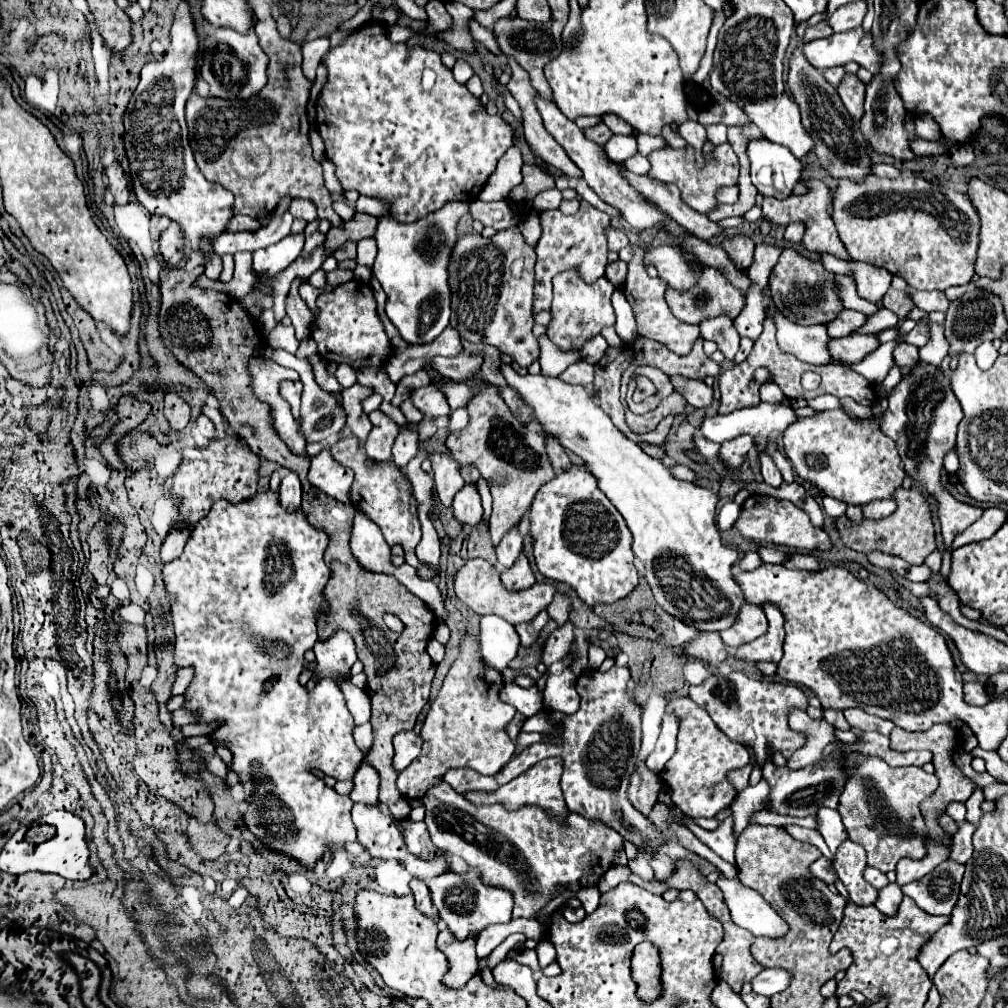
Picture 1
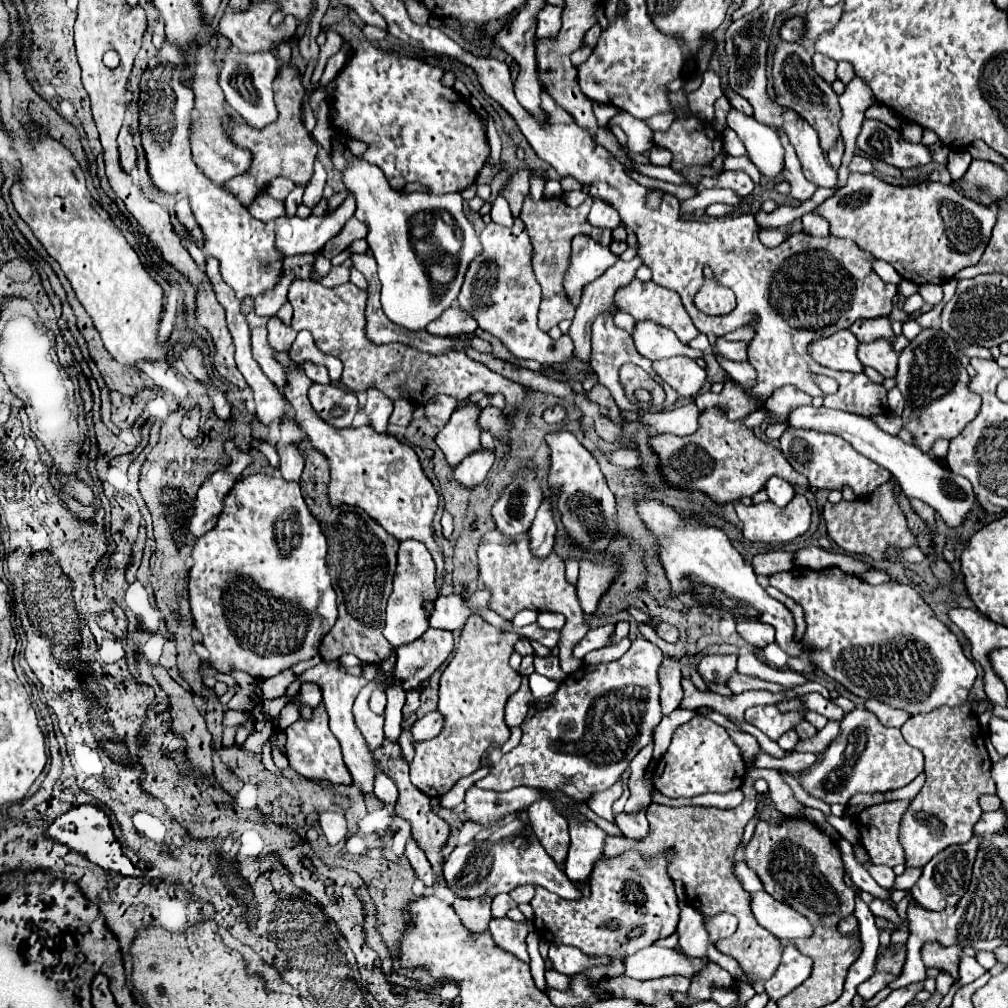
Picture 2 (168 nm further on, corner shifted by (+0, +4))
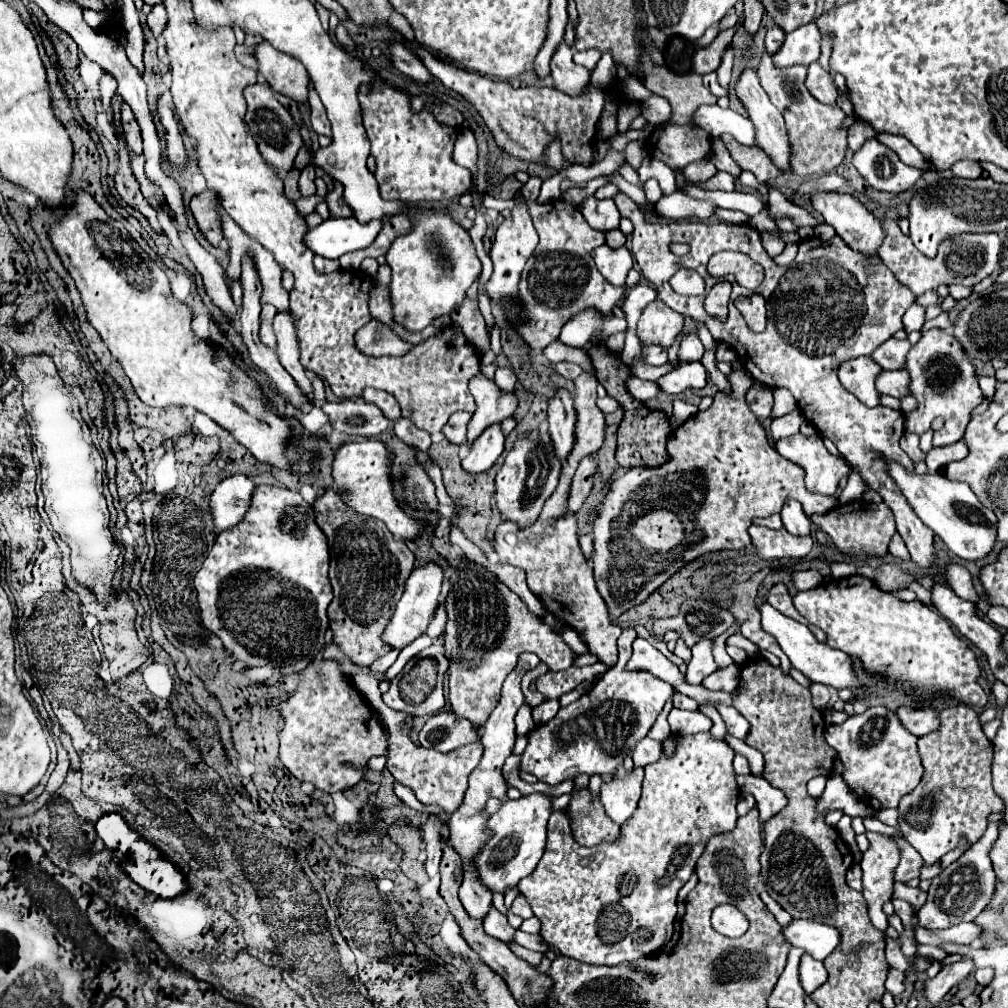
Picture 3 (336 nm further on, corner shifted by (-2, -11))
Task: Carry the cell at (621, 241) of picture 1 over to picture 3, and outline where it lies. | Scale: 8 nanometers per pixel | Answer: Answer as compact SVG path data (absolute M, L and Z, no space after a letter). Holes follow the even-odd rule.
M590 196L580 206L580 212L588 220L590 228L600 230L600 232L616 230L618 224L620 224L620 212L618 212L618 208L612 200L596 200L596 198Z

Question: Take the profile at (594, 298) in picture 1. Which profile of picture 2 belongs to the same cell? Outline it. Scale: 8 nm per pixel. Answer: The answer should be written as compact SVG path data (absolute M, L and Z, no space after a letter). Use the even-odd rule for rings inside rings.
M576 235L572 241L572 261L566 273L564 285L570 291L570 299L574 305L580 301L580 289L606 273L610 265L618 261L618 255L610 251L610 247L594 241L590 235Z

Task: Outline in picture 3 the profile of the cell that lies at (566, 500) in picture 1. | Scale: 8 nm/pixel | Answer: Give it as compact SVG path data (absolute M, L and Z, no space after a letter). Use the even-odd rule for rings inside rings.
M560 390L548 406L548 432L554 444L554 452L562 464L566 464L566 456L574 446L574 424L574 402L566 390Z

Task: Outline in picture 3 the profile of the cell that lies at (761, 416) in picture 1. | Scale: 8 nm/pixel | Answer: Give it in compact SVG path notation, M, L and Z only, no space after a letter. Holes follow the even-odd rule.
M882 460L886 472L892 476L894 484L898 484L900 492L906 496L910 508L920 516L920 520L942 538L950 552L964 560L984 558L992 544L996 542L996 516L992 510L984 508L974 492L964 482L948 480L942 474L918 474L902 468L902 464L892 460Z

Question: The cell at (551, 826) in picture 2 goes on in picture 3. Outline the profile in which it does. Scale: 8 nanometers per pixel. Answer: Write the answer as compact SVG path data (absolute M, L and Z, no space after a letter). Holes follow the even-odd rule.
M710 732L680 736L674 758L668 760L662 756L656 764L644 768L646 774L638 810L622 826L622 834L614 844L598 844L594 848L576 844L566 812L554 812L548 820L544 856L536 870L518 884L534 916L542 922L542 940L548 946L556 946L568 958L602 966L616 966L626 960L638 960L644 954L660 952L666 944L666 936L674 932L676 894L692 876L708 838L730 832L738 820L736 804L740 800L740 786L732 758L734 750L726 742L712 738Z

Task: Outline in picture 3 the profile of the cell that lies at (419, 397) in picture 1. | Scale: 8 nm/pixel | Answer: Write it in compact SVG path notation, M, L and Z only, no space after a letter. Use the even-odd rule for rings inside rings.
M454 412L450 416L450 420L446 422L446 426L442 428L442 434L446 436L446 440L450 440L452 444L464 444L466 442L466 424L470 422L468 412Z

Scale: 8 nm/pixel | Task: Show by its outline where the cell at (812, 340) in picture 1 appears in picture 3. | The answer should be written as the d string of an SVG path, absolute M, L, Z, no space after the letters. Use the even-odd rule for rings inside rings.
M858 356L854 360L846 360L846 364L838 366L840 384L860 398L866 406L878 406L878 390L874 388L874 380L880 374L880 366L870 356Z

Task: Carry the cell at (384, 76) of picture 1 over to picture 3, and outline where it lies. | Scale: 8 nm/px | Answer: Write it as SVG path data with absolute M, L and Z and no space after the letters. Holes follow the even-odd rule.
M374 78L374 88L366 88L362 84L362 92L358 92L358 102L362 104L362 124L368 132L368 140L372 144L370 154L376 158L376 180L380 186L380 194L384 200L402 200L402 202L440 202L462 196L472 186L472 174L468 168L456 164L452 160L454 142L458 138L458 128L442 124L436 120L430 108L422 108L414 112L410 106L410 94L406 90L394 88L386 84L382 78Z

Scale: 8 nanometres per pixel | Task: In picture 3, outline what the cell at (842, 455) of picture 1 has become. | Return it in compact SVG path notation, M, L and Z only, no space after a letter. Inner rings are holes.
M794 434L776 442L776 450L806 472L806 490L814 494L832 496L838 490L840 480L850 476L850 466L840 456L832 454L820 436Z

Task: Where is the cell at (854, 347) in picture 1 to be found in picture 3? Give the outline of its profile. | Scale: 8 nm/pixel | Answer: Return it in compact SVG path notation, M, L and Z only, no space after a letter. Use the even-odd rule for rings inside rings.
M882 370L876 380L876 388L880 394L888 394L894 398L908 396L908 372L906 370Z

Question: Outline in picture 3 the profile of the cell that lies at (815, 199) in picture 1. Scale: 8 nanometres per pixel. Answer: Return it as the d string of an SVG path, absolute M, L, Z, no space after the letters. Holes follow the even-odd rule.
M744 70L744 74L740 76L738 84L736 84L736 94L738 98L742 100L742 104L748 108L748 118L752 120L754 128L756 128L756 140L758 140L758 146L770 156L770 160L774 162L774 166L786 174L786 172L792 172L792 166L790 166L790 156L792 156L792 144L790 144L790 138L788 138L788 132L784 128L784 120L782 120L782 114L778 112L778 108L774 108L774 104L770 102L770 98L766 96L764 88L758 84L758 76L754 70Z

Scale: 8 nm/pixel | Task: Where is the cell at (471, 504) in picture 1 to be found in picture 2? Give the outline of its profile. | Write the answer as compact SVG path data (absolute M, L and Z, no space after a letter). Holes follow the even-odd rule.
M476 449L472 451L468 457L464 457L456 467L454 467L454 477L458 483L466 485L466 487L476 487L480 485L490 467L494 465L494 451L488 451L488 449Z

